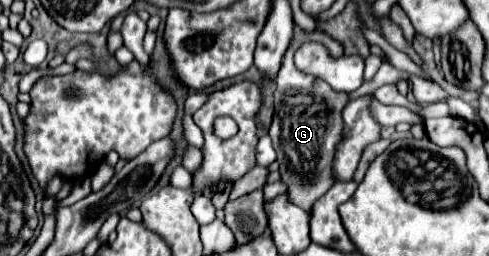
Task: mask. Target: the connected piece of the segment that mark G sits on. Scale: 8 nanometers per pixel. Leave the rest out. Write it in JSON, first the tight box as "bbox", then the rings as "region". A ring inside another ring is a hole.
{"bbox":[269,26,347,212],"region":[[[295,26],[295,36],[285,52],[281,70],[277,74],[275,116],[269,128],[269,136],[277,152],[277,162],[281,164],[281,180],[289,184],[289,200],[309,212],[313,202],[333,186],[333,172],[329,170],[329,164],[333,160],[335,144],[337,140],[341,140],[341,110],[347,104],[347,94],[335,92],[321,78],[297,78],[301,74],[297,74],[293,54],[303,42],[321,42],[327,52],[333,52],[333,56],[341,56],[339,52],[343,52],[343,46],[329,34],[305,32]]]}

